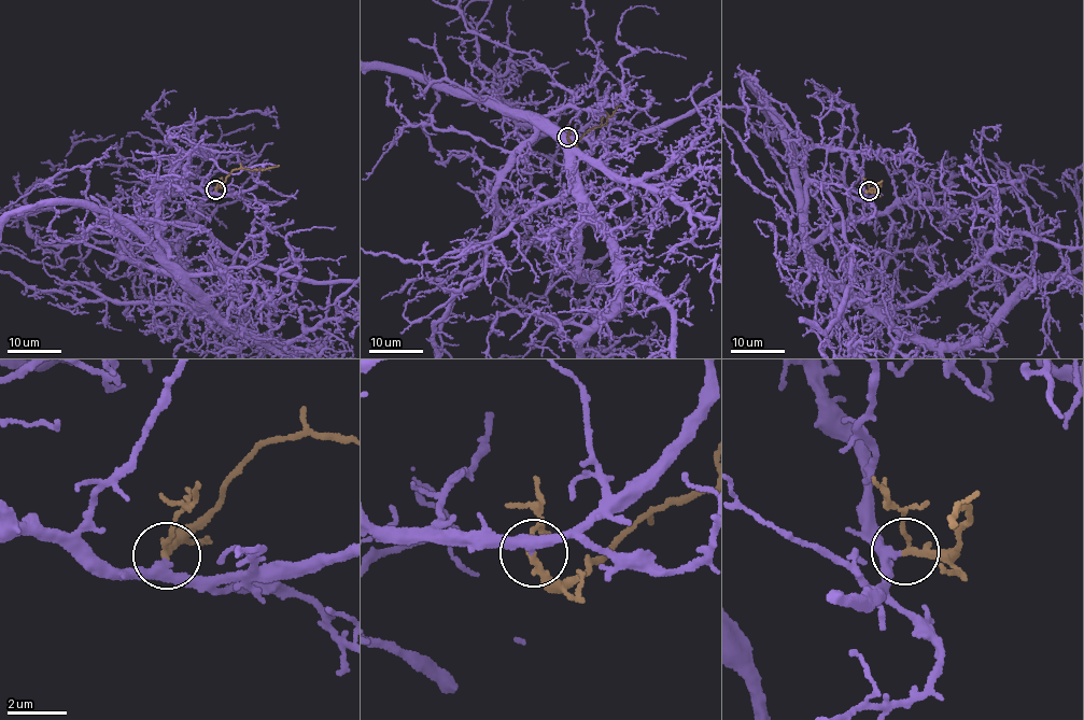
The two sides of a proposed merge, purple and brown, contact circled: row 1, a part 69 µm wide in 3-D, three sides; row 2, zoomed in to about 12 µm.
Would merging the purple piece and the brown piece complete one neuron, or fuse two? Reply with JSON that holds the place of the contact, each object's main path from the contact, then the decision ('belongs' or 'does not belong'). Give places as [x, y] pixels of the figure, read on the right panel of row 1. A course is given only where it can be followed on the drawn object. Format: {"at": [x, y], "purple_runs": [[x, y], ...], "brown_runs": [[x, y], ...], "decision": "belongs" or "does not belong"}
{"at": [869, 191], "brown_runs": [[869, 191], [876, 192], [881, 183], [875, 192], [868, 192]], "decision": "belongs"}

